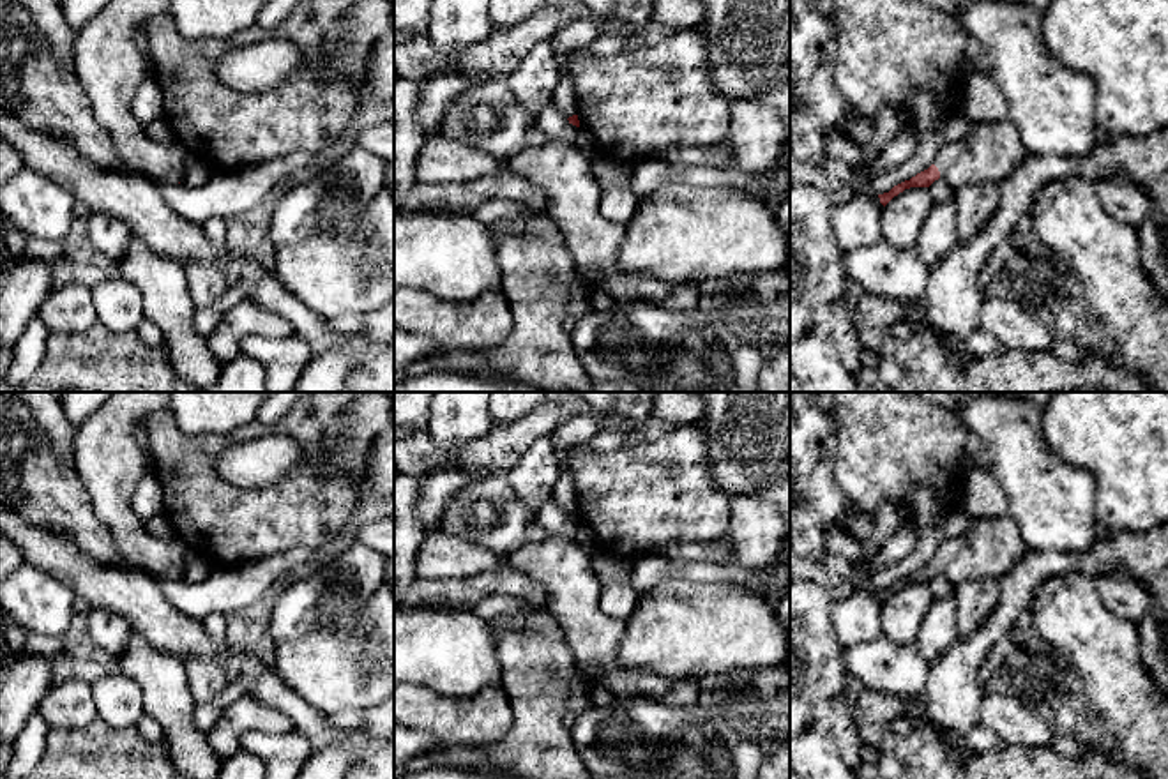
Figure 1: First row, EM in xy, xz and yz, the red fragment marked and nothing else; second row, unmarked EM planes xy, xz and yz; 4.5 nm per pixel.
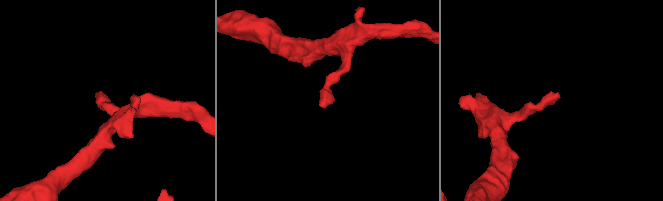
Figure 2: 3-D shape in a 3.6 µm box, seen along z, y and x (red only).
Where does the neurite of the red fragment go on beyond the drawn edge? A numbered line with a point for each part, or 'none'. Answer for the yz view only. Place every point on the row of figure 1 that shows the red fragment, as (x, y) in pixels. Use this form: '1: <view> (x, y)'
1: yz (990, 151)

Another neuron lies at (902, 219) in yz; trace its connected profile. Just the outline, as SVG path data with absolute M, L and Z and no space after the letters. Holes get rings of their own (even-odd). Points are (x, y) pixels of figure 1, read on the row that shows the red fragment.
M910 187L894 196L880 216L882 238L898 251L915 247L933 203L929 187Z

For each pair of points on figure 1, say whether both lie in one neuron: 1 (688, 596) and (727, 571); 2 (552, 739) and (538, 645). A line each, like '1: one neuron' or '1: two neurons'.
1: two neurons
2: one neuron

